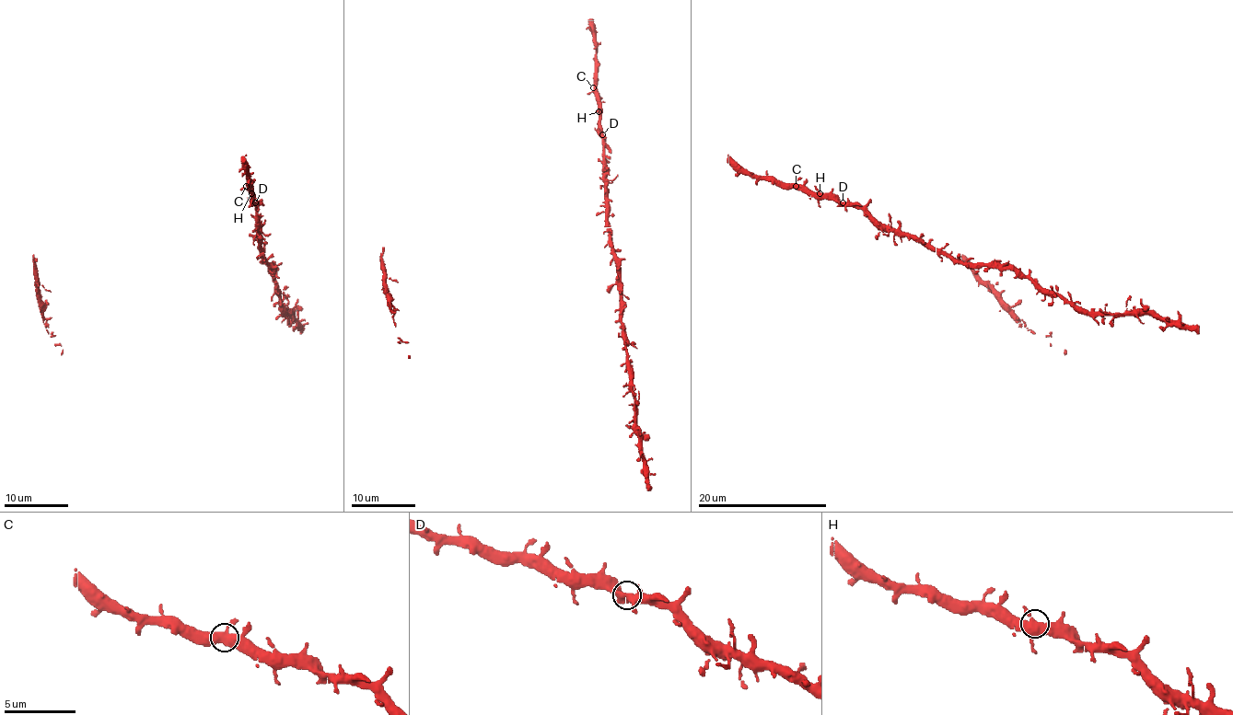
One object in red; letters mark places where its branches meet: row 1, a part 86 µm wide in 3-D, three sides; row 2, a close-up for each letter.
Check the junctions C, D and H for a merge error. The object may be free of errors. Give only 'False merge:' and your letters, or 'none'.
False merge: none

